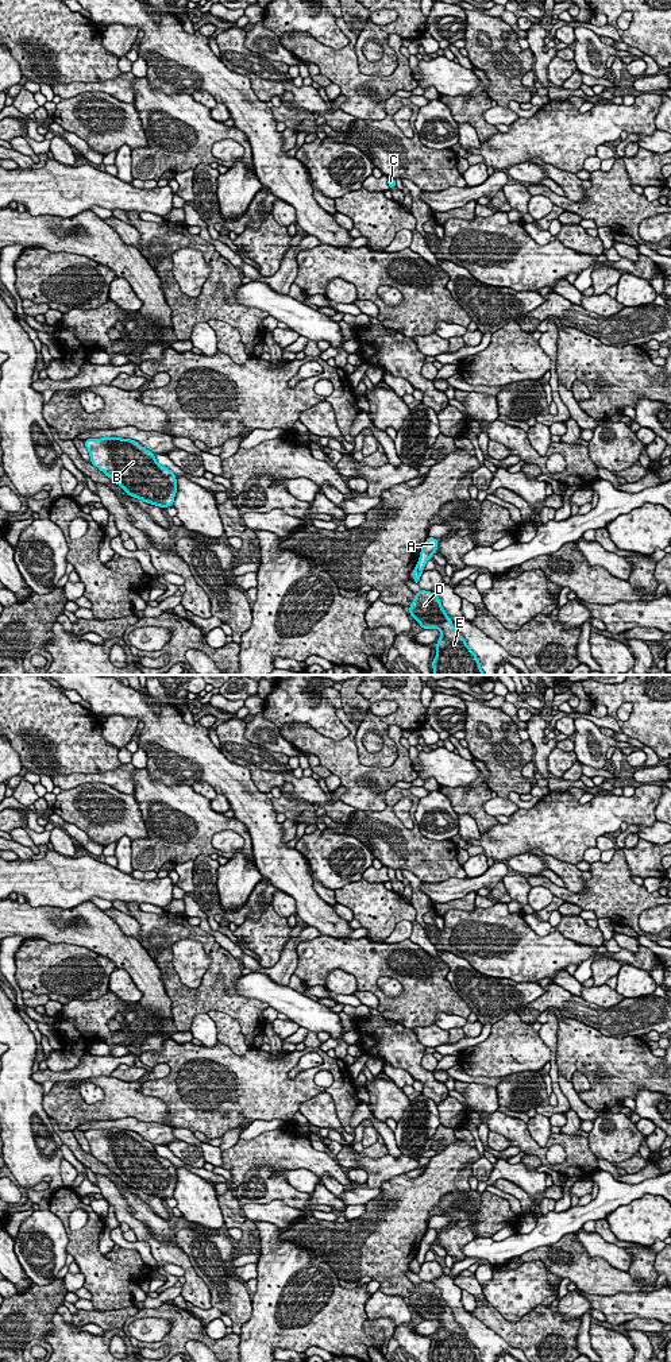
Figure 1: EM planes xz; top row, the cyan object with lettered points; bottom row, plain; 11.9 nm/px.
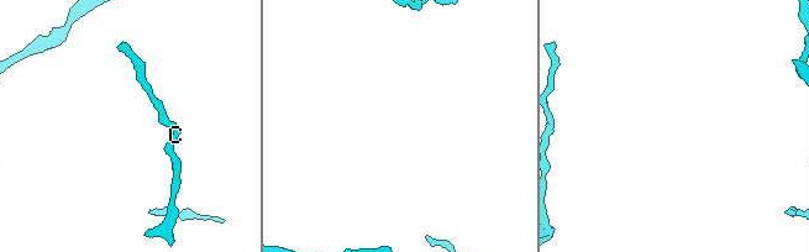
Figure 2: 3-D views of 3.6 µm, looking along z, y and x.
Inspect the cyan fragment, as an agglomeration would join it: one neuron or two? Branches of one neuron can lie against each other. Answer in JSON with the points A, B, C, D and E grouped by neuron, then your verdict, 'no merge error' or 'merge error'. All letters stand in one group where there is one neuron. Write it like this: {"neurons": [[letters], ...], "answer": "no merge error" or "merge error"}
{"neurons": [["A"], ["B", "C", "D", "E"]], "answer": "merge error"}

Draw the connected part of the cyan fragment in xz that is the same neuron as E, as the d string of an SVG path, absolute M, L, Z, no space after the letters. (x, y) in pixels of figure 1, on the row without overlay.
M420 1281L409 1297L409 1305L423 1320L440 1322L433 1362L482 1362L478 1347L455 1320L437 1286Z

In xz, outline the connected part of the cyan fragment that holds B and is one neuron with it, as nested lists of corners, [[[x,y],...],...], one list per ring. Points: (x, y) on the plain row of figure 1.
[[[122,1128],[86,1130],[90,1154],[130,1188],[159,1199],[173,1197],[176,1165],[161,1157],[154,1143],[138,1133]]]

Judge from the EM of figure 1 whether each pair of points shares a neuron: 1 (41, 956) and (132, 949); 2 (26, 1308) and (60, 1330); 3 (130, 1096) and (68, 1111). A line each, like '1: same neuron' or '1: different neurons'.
1: different neurons
2: different neurons
3: same neuron

